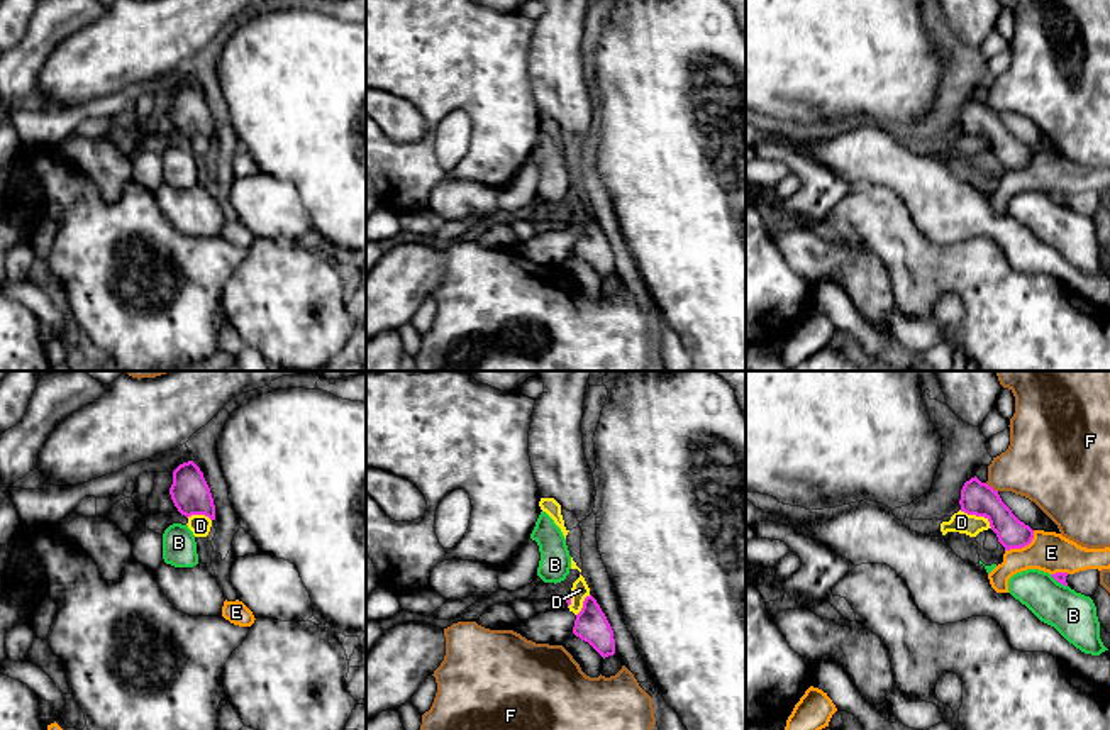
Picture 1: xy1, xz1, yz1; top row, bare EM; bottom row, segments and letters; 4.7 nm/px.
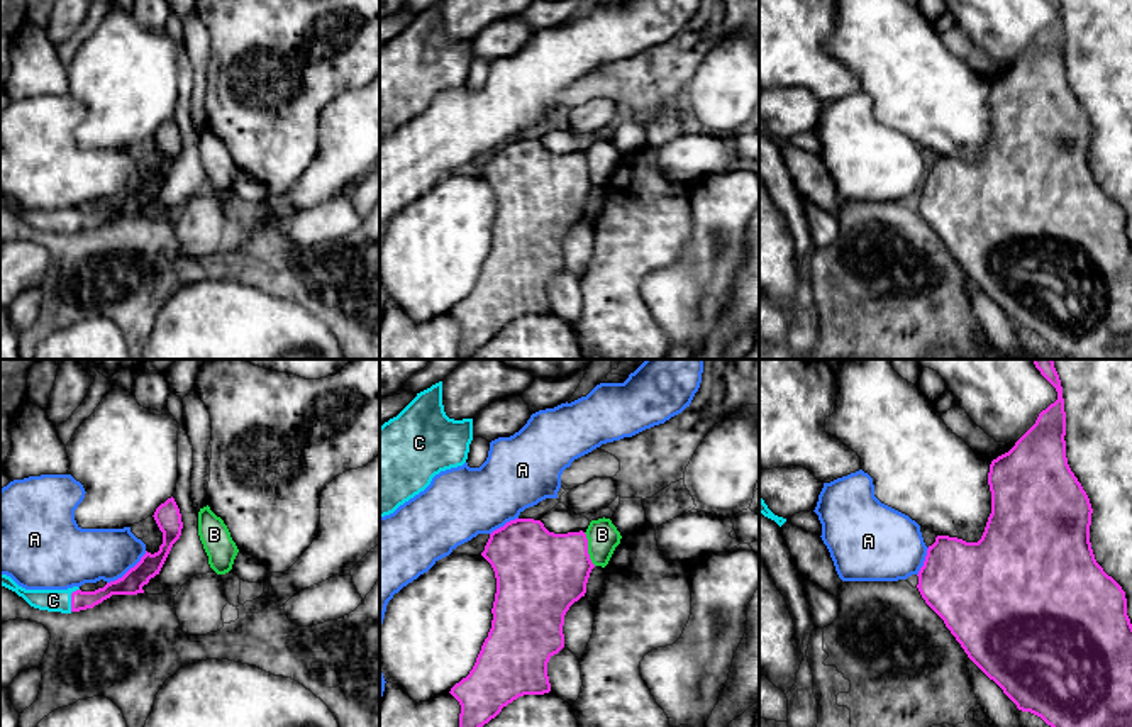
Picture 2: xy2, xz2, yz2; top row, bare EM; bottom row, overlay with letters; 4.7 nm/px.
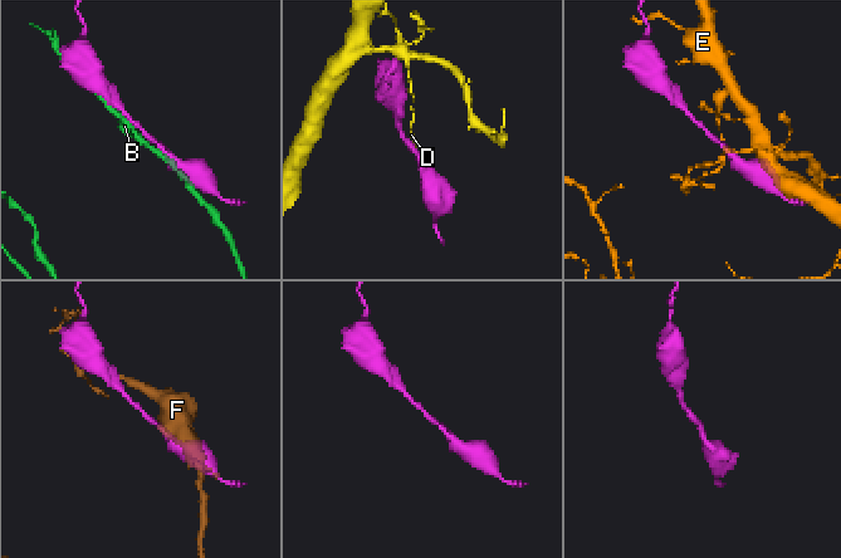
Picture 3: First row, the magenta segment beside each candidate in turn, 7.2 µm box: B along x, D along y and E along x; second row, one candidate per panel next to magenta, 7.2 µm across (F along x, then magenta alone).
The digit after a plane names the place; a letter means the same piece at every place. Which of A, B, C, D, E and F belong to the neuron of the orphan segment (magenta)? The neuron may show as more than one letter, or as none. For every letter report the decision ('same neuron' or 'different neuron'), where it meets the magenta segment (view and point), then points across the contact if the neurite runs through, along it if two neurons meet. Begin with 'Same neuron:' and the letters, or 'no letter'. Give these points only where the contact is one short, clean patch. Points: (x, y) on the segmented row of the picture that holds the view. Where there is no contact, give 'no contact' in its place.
Same neuron: C
A: different neuron; meets magenta in xy2 at (129, 570); border along xy2 (146, 551), (121, 577), (107, 583)
B: different neuron; meets magenta in xz2 at (587, 549)
C: same neuron; meets magenta in xy2 at (72, 599); runs through xy2 (80, 600), (72, 599), (53, 600)
D: different neuron; meets magenta in yz1 at (976, 515); border along yz1 (960, 510), (970, 515), (982, 515), (992, 527)
E: different neuron; meets magenta in yz1 at (1022, 546); border along yz1 (1034, 530), (1034, 537), (1027, 544), (1005, 551)
F: different neuron; meets magenta in yz1 at (990, 486); border along yz1 (985, 483), (997, 492)

